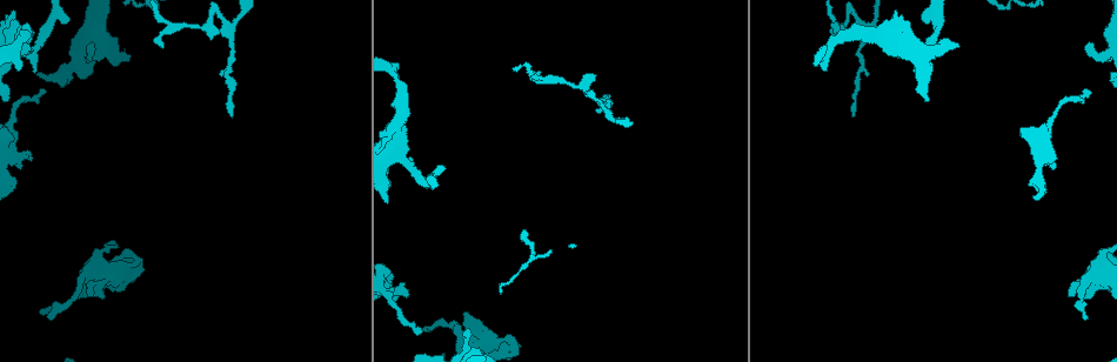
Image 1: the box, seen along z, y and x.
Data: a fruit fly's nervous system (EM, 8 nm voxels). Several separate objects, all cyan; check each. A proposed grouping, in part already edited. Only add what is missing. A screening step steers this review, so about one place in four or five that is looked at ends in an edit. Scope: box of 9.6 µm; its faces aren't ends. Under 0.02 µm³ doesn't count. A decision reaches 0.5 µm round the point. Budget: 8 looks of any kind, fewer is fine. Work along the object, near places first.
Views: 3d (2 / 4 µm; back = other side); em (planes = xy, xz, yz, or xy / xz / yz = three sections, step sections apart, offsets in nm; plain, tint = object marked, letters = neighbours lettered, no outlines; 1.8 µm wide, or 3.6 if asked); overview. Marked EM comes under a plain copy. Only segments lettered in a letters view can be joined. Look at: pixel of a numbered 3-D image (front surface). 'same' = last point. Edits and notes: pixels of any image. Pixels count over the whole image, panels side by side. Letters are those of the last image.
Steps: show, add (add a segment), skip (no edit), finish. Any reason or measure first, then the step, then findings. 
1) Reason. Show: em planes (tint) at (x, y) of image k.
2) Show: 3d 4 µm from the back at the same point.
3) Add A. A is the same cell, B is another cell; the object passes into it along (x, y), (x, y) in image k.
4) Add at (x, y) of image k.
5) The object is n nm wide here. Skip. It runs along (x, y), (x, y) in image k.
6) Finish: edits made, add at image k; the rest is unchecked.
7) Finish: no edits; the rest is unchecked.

Stops while still wide. Show: em planes (letters) at (391, 139) of image 1.

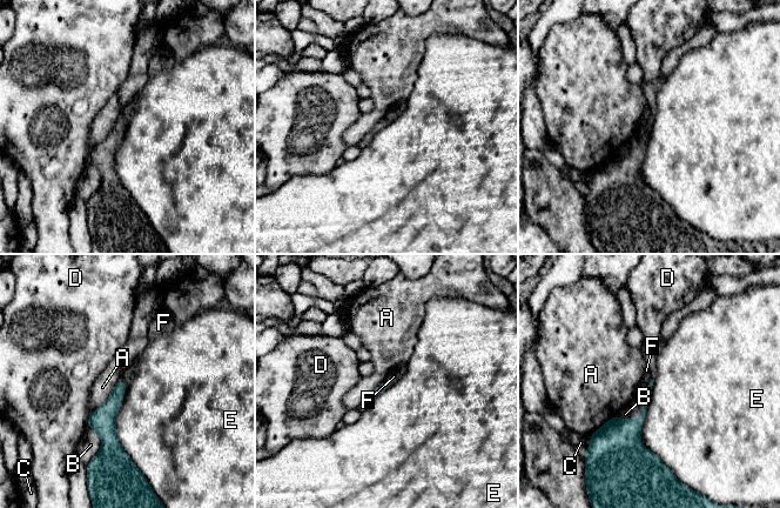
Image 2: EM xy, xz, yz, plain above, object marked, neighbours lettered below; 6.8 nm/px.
Skip. A, B, C, D, E and F are other cells; it runs along (120, 383), (108, 409), (118, 456) in image 2; none of them fits.

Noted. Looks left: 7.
Stops while still wide. Show: em planes (letters) at (509, 350) of image 1.

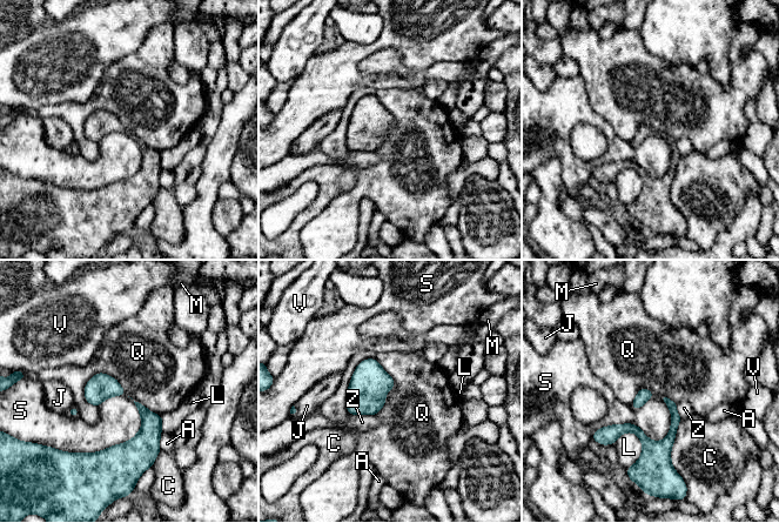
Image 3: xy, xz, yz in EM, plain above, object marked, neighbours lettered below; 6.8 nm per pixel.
Skip. A, C, J, L, M, Q, S, V and Z are other cells; a border runs along (374, 357), (353, 374), (349, 414) in image 3; none of them fits.

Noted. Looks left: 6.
Thin end. Show: 3d 4 µm at (49, 317) of image 1.

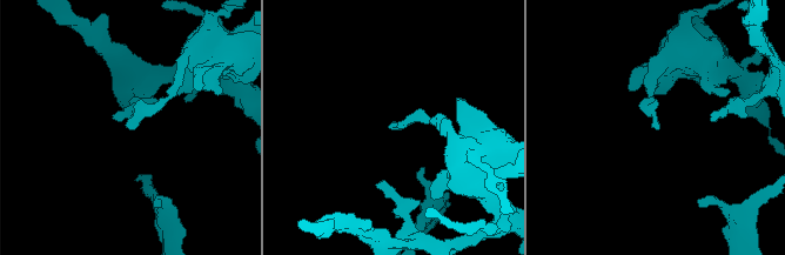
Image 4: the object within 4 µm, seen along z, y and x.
Now the EM. Show: em yz step 4 (tint) at (126, 124) of image 4.

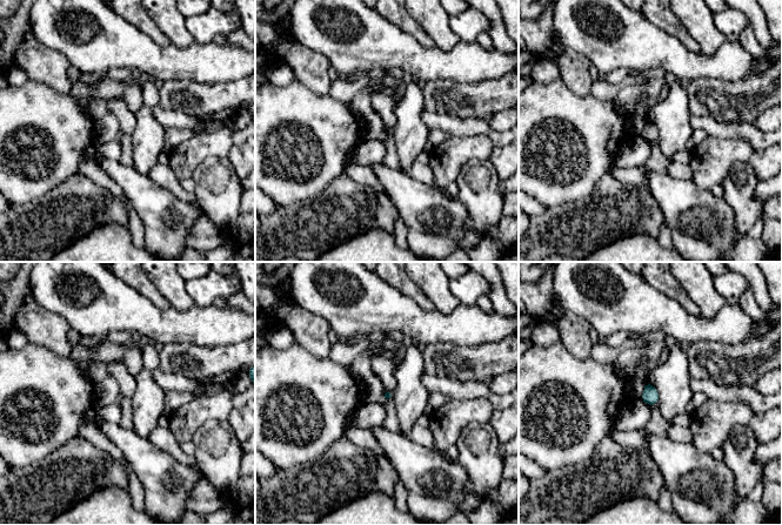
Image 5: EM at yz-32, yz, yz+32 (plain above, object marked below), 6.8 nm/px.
Show: em planes (letters) at the same point.

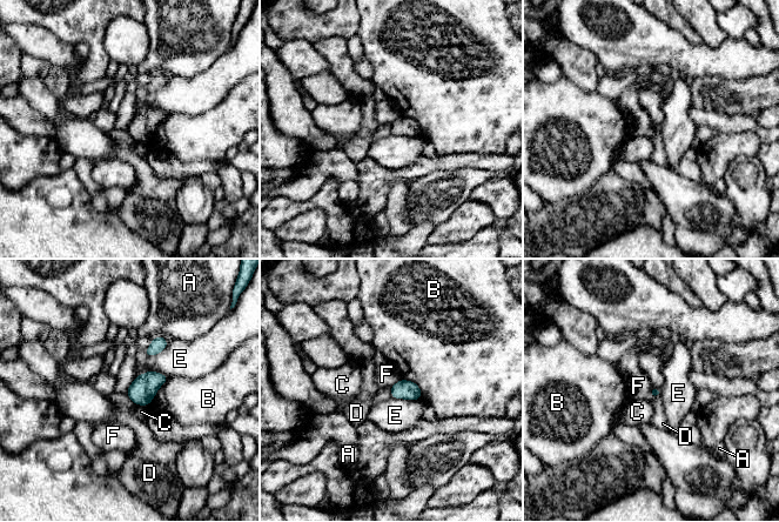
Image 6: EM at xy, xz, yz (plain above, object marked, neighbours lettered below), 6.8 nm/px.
Skip. A, B, C, D, E and F are other cells; a border runs along (402, 379), (389, 388) in image 6; none of them fits.

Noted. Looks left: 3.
Finish: no edits; the rest is unchecked.

